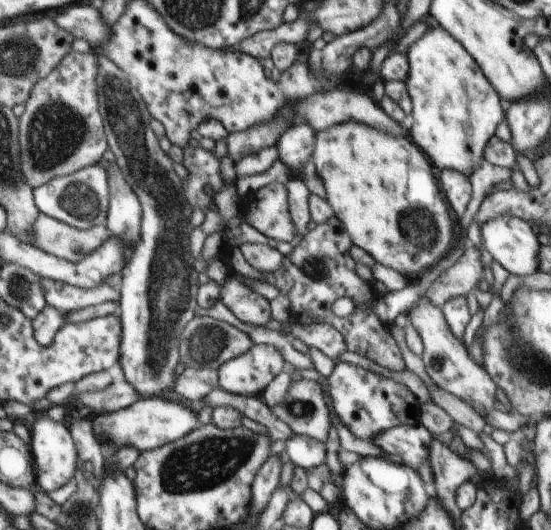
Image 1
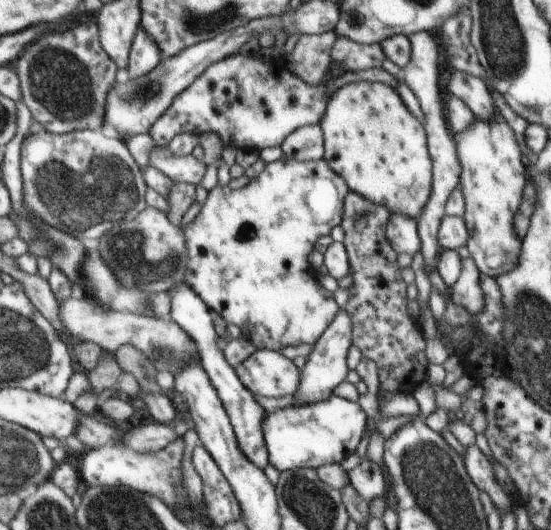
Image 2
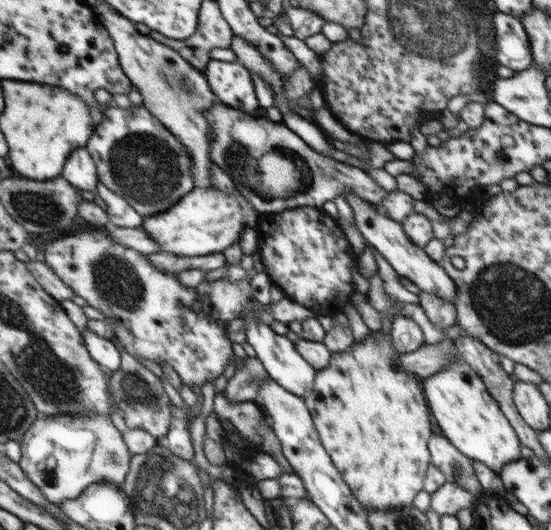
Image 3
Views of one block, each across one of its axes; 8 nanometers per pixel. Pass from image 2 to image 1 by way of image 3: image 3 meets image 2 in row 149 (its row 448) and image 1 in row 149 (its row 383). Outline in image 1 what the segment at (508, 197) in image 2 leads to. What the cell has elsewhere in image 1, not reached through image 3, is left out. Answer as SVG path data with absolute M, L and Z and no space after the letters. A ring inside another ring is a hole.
M441 27L428 29L419 39L408 46L405 54L409 72L405 86L411 101L413 125L408 130L409 138L426 154L436 170L451 169L470 177L483 161L483 151L488 140L495 136L497 126L504 113L500 105L501 97L480 71L474 58Z

